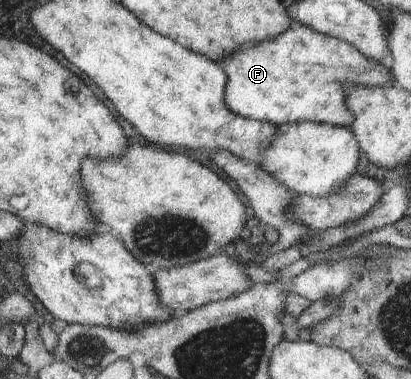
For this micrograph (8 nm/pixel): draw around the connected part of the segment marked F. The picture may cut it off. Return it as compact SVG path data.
M300 25L288 28L286 32L278 34L276 38L252 42L246 46L240 46L234 50L234 54L214 60L226 74L226 86L224 86L224 106L241 118L266 122L272 126L282 126L293 122L309 122L313 124L327 124L333 127L347 126L349 128L354 120L350 110L346 107L346 98L342 92L344 84L354 86L394 86L394 76L389 68L382 64L362 56L354 46L336 38L320 34Z

